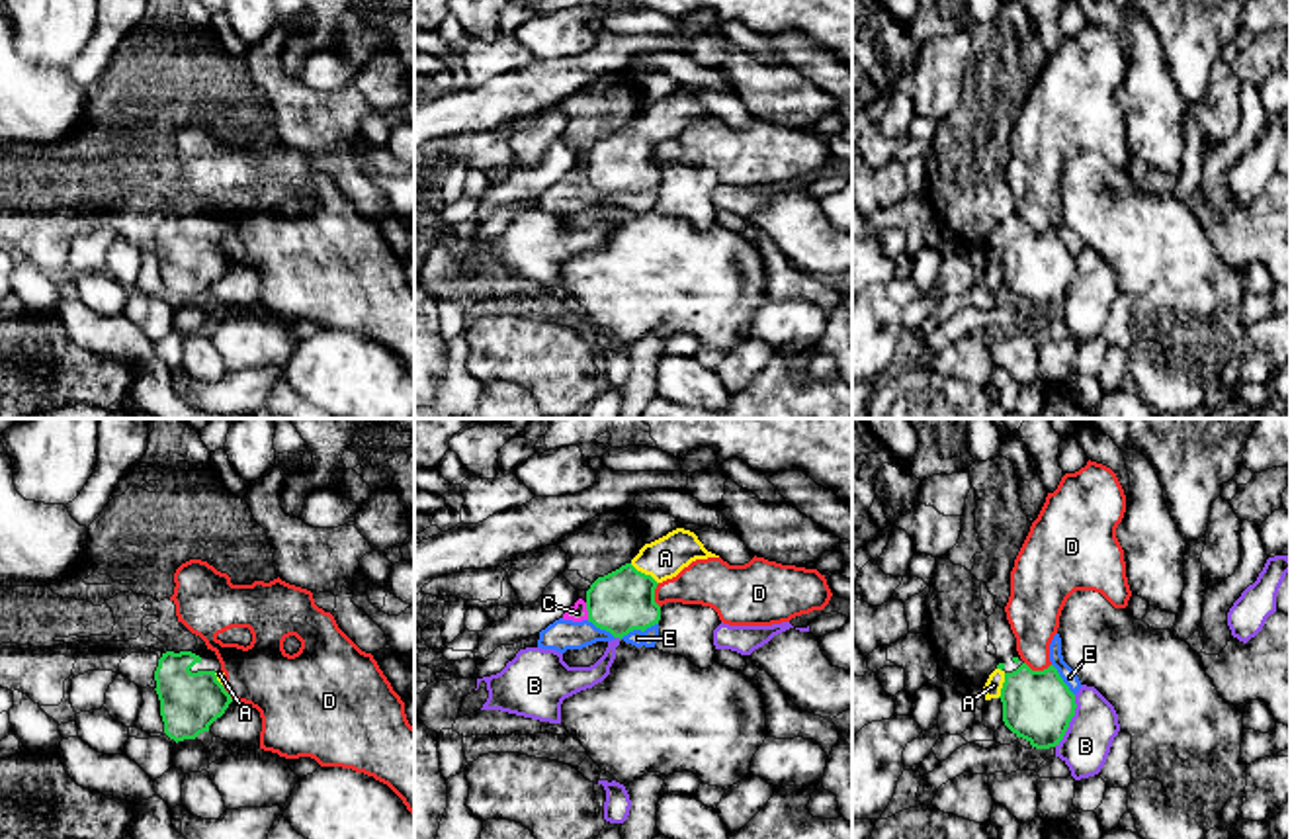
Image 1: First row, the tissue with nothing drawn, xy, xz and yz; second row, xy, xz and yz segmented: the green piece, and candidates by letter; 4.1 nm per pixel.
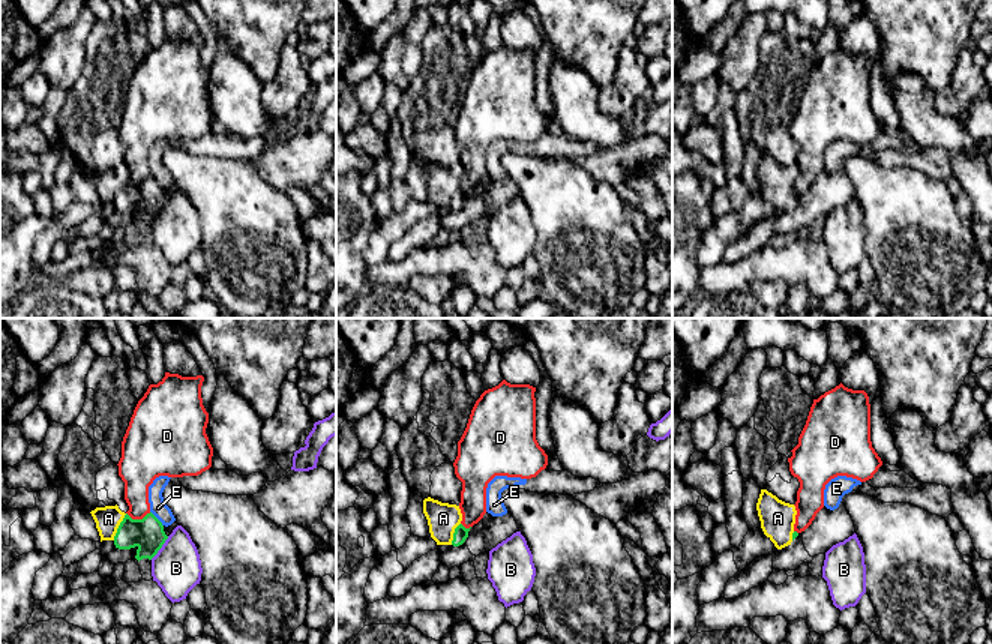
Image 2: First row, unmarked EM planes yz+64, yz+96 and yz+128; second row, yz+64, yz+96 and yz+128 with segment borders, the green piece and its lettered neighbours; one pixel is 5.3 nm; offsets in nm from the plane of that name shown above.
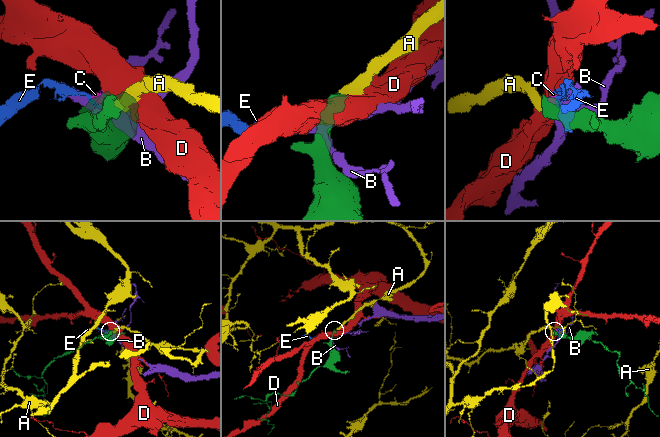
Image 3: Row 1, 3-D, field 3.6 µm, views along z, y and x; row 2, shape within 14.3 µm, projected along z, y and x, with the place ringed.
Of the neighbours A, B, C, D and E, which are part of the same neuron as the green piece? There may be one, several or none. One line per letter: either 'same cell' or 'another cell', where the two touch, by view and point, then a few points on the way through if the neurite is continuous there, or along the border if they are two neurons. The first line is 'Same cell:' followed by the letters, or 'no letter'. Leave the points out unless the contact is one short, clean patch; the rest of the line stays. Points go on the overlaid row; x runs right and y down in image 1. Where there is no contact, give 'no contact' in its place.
Same cell: A
A: same cell; contact yz (1003, 683); way yz (1036, 705), (1025, 693), (1003, 683), (993, 685)
B: another cell; contact yz (1070, 720)
C: another cell; contact xz (587, 609); border xz (585, 603), (589, 618)
D: another cell; contact yz (1038, 671); border yz (1025, 662), (1032, 669), (1046, 669), (1050, 665)
E: another cell; contact xz (638, 628); border xz (657, 622), (644, 630), (630, 630), (620, 638)

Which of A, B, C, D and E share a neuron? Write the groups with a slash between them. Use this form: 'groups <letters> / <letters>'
groups A / B / C E / D

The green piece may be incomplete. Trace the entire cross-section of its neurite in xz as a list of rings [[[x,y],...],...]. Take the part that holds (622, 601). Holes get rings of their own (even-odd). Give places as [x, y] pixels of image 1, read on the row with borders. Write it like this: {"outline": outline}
{"outline": [[[684,528],[645,544],[629,563],[590,585],[588,622],[620,640],[633,630],[645,632],[661,620],[657,585],[676,577],[692,561],[708,557],[719,555],[708,552],[698,536]]]}

